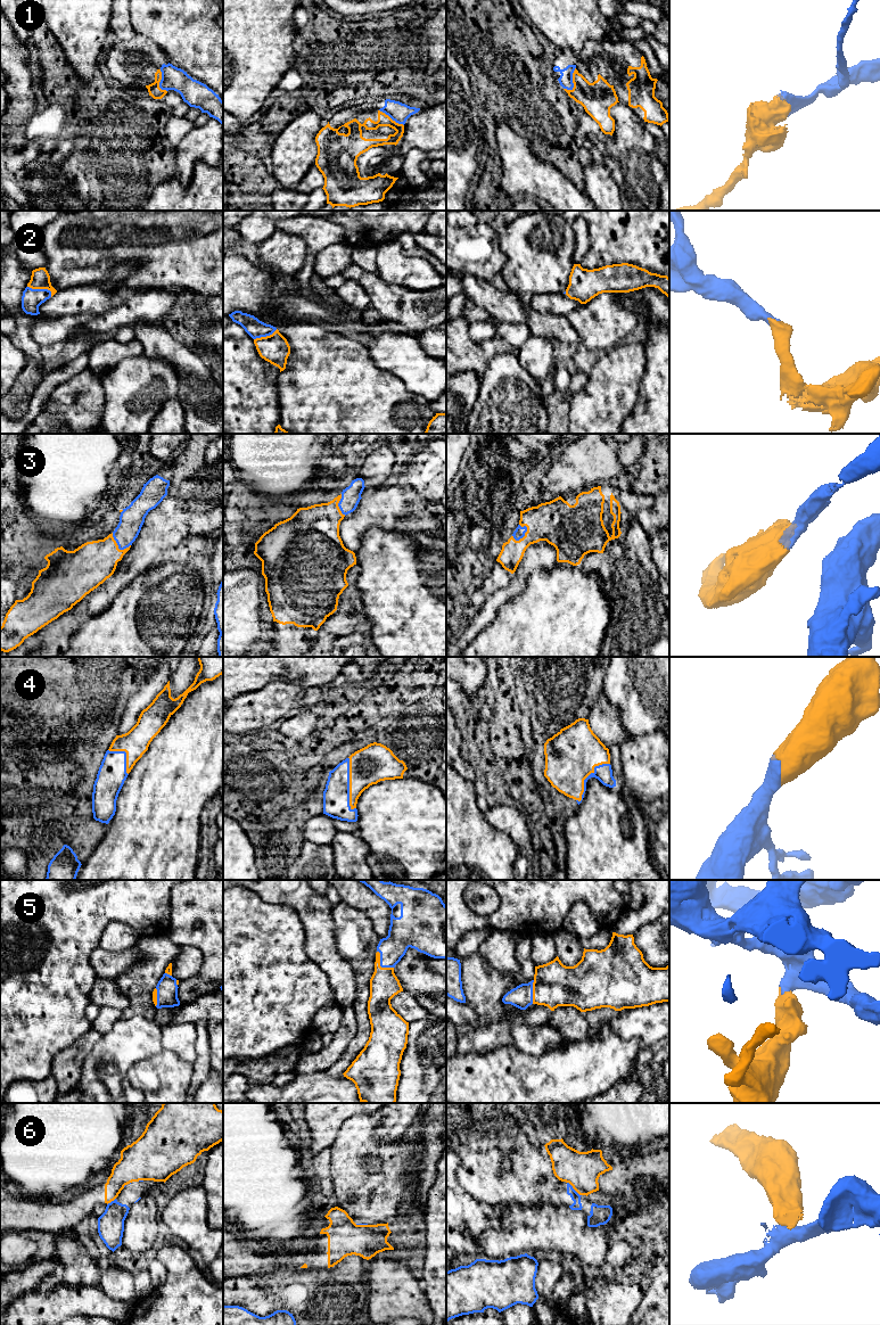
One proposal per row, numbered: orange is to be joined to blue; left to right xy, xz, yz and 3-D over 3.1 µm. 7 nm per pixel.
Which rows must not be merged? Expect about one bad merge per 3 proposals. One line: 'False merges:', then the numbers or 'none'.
False merges: 6

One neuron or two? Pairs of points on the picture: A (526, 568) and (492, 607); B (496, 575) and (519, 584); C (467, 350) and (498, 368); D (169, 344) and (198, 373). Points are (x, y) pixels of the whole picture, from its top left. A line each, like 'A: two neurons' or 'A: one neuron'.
A: one neuron
B: two neurons
C: two neurons
D: one neuron

